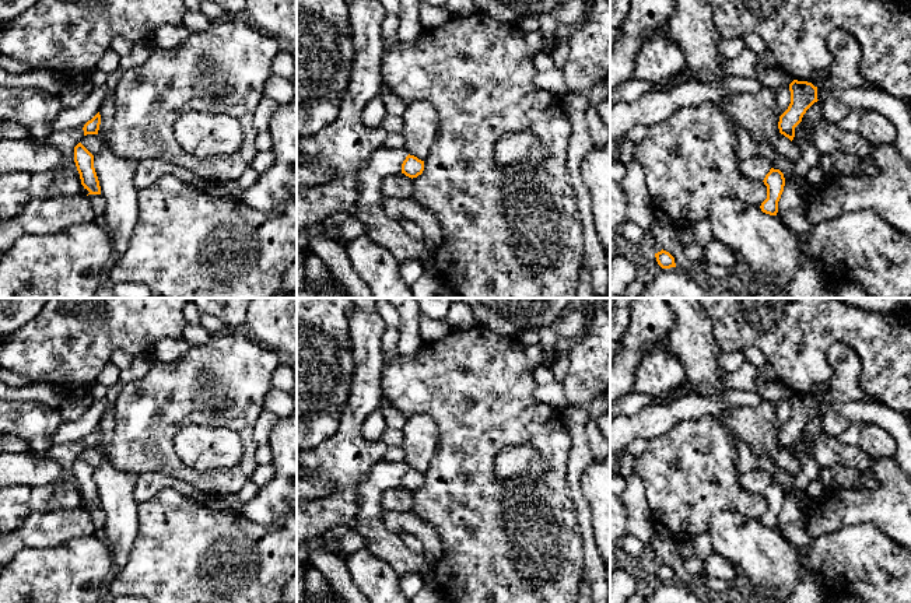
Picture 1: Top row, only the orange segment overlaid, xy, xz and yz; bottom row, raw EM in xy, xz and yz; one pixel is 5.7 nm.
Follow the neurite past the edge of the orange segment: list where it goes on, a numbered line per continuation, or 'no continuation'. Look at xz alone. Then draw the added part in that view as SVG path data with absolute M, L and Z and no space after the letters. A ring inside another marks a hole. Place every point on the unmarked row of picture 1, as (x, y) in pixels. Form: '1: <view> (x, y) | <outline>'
no continuation

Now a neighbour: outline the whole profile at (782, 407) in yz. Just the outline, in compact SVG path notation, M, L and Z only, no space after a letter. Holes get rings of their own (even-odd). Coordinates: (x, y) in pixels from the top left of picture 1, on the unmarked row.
M781 400L777 403L778 430L781 430L791 417L789 400Z

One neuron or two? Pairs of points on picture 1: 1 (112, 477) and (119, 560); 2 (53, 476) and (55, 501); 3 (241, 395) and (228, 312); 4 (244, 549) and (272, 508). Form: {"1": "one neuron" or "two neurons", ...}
{"1": "one neuron", "2": "two neurons", "3": "two neurons", "4": "two neurons"}

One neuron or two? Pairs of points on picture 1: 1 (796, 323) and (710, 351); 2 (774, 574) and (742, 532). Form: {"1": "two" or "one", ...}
{"1": "two", "2": "one"}

